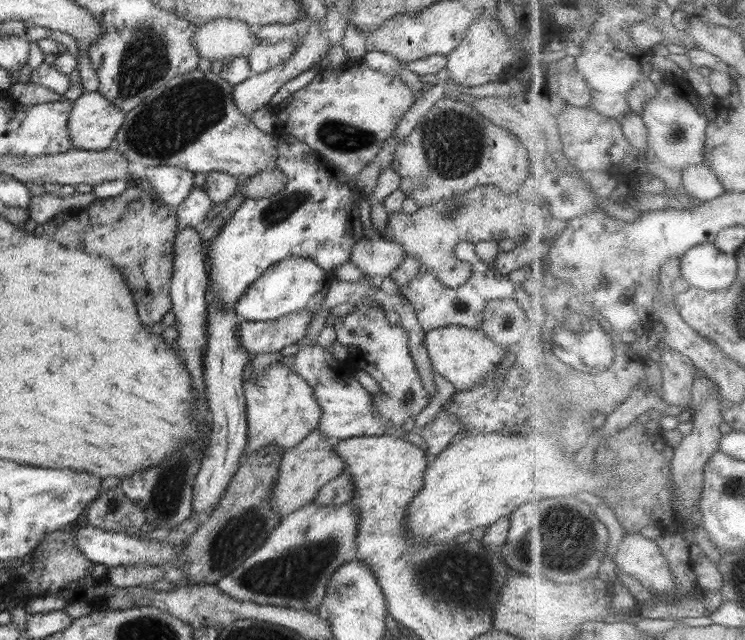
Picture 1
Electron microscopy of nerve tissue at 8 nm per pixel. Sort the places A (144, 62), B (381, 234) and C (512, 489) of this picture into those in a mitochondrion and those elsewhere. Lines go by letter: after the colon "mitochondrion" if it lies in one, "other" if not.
A: mitochondrion
B: other
C: other

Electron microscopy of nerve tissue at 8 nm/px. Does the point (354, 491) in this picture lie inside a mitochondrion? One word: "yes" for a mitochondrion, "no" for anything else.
no

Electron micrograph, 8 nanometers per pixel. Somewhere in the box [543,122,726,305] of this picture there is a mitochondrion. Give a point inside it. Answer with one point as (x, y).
(678, 135)

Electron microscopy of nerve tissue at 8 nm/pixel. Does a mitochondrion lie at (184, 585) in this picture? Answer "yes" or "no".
no

